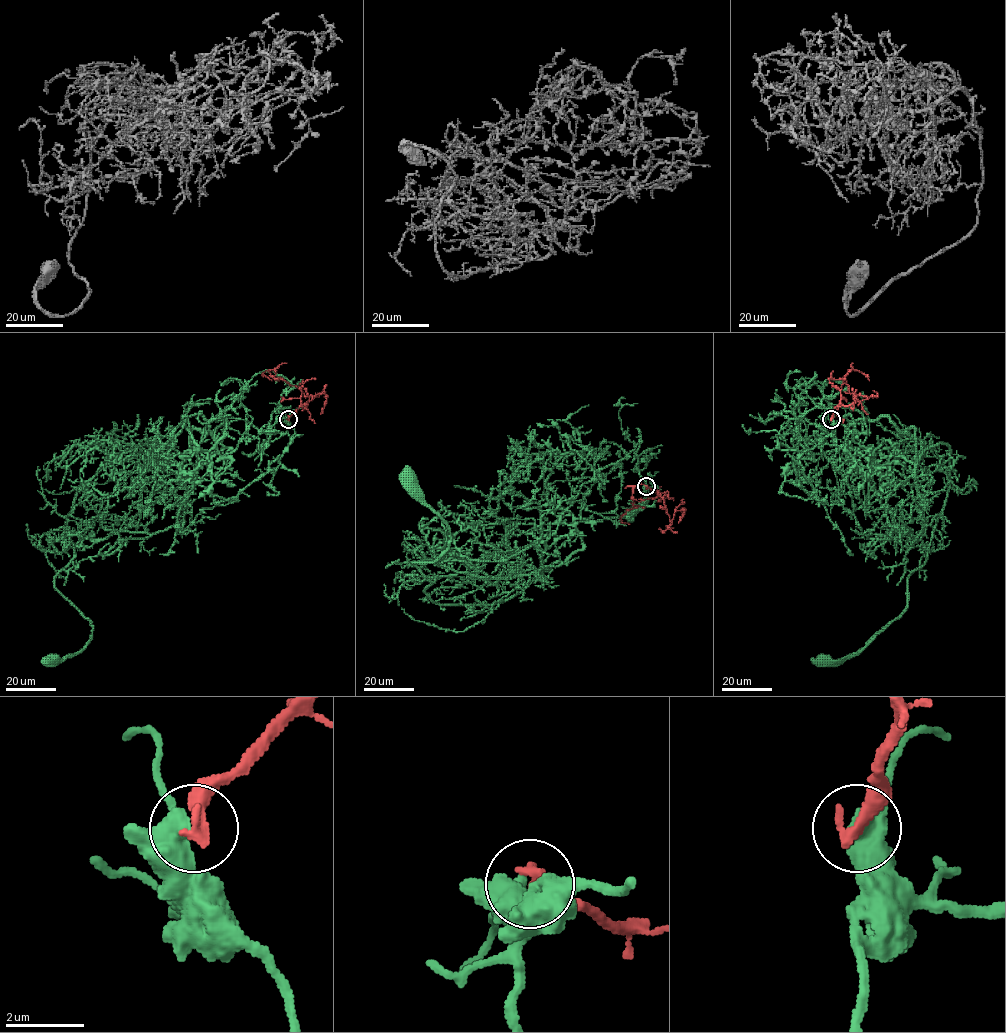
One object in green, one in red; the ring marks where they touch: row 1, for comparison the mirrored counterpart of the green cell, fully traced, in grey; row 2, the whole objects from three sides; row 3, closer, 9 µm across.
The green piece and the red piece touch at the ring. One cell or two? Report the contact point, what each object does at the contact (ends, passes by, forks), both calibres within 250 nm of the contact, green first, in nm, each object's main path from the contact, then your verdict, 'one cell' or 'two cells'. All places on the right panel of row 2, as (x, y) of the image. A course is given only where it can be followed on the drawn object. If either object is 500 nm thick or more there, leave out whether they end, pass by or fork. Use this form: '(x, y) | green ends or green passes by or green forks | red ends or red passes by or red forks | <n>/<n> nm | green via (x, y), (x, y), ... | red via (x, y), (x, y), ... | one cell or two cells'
(831, 419) | green passes by | red ends | 480/440 nm | green via (831, 419), (912, 427), (918, 457), (945, 443), (949, 484), (907, 606), (858, 651), (819, 661) | red via (831, 419), (841, 398), (840, 391), (829, 379), (839, 379), (852, 369), (867, 376), (869, 380) | two cells

